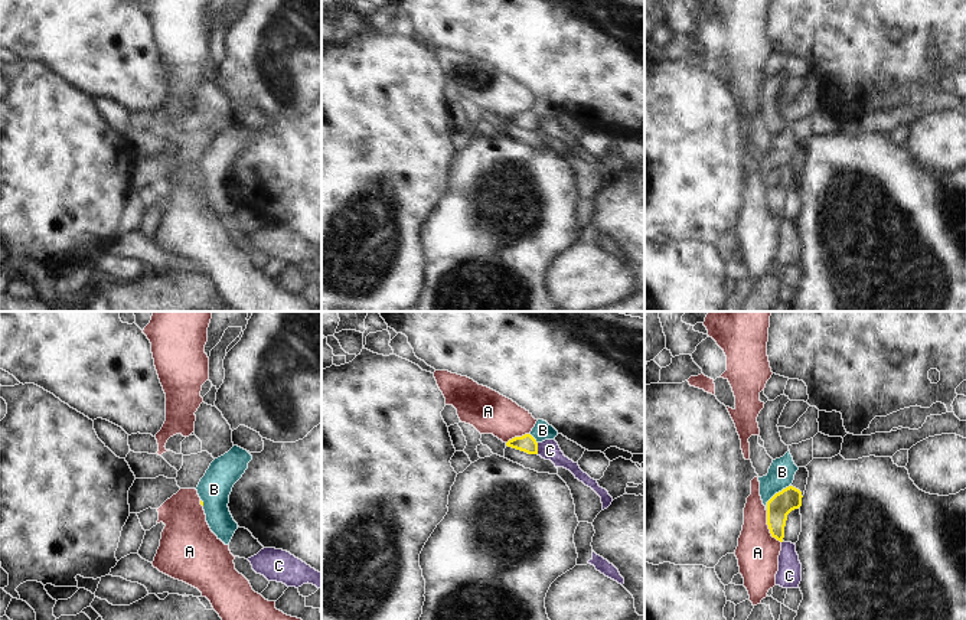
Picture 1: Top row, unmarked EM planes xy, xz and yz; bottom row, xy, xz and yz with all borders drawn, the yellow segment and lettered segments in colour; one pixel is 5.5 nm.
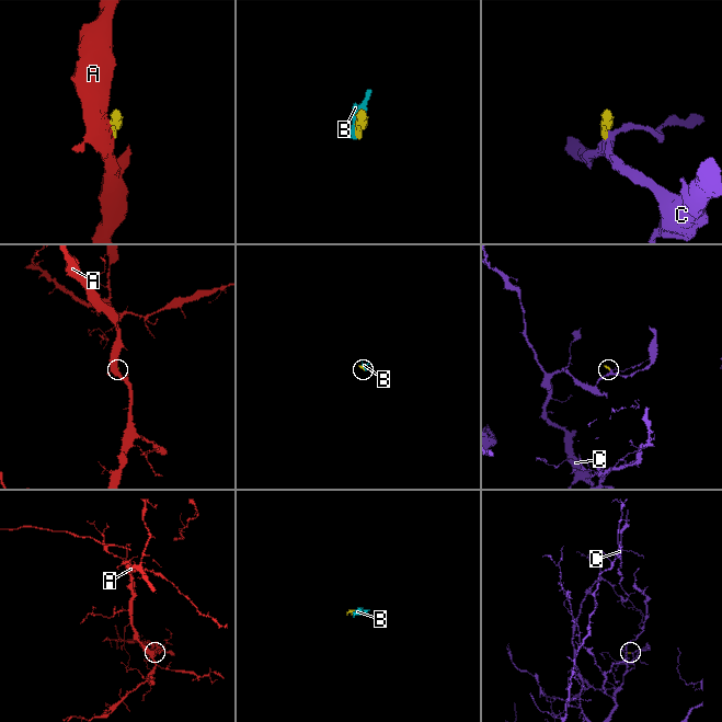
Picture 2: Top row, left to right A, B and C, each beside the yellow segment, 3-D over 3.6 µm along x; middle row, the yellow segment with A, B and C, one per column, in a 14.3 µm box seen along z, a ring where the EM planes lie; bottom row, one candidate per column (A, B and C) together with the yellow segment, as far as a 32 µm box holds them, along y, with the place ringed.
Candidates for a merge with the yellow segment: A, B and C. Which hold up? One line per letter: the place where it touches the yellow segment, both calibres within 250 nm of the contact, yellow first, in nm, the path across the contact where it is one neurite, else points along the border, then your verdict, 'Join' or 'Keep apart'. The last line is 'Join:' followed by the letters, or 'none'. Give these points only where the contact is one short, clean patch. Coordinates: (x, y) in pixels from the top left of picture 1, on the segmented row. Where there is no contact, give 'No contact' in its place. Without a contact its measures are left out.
A: Touches yellow at yz (769, 528). Thickness 140 nm (yellow) against 240 nm. Boundary: yz (766, 511), (769, 532), (780, 542). Keep apart
B: Touches yellow at yz (774, 495). Thickness 140 nm (yellow) against 150 nm. Boundary: yz (790, 485), (779, 490), (767, 502), (766, 509). Keep apart
C: Touches yellow at xz (537, 449). Thickness 100 nm (yellow) against 110 nm. Path across: xz (526, 443), (537, 449), (550, 450). Join
Join: C.

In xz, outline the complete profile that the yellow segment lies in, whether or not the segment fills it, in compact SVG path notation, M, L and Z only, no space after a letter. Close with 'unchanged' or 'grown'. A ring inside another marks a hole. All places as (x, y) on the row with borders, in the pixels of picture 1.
M525 434L522 437L509 440L506 446L525 451L528 454L538 454L545 460L551 460L555 467L564 467L570 470L575 476L575 479L591 487L601 497L603 510L611 505L613 497L608 495L608 492L600 487L597 480L584 473L580 469L578 463L574 463L572 460L565 457L555 440L545 440L542 443L538 443L531 434Z; grown

